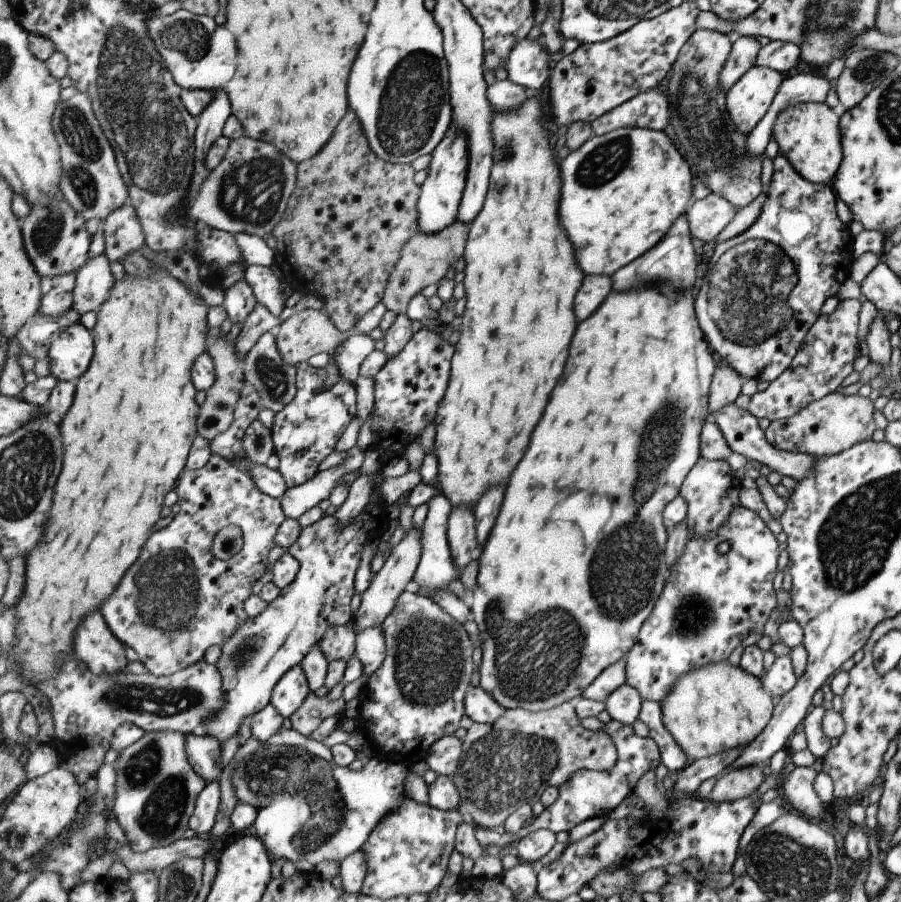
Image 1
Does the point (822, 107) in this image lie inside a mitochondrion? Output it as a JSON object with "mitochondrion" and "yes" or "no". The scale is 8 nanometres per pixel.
{"mitochondrion":"no"}

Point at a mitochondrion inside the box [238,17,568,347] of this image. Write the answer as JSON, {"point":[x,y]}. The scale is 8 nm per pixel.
{"point":[410,100]}

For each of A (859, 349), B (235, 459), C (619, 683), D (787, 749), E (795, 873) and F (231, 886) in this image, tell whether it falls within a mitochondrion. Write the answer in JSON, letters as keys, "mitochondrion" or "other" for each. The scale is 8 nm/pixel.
{"A":"other","B":"other","C":"other","D":"other","E":"mitochondrion","F":"other"}

